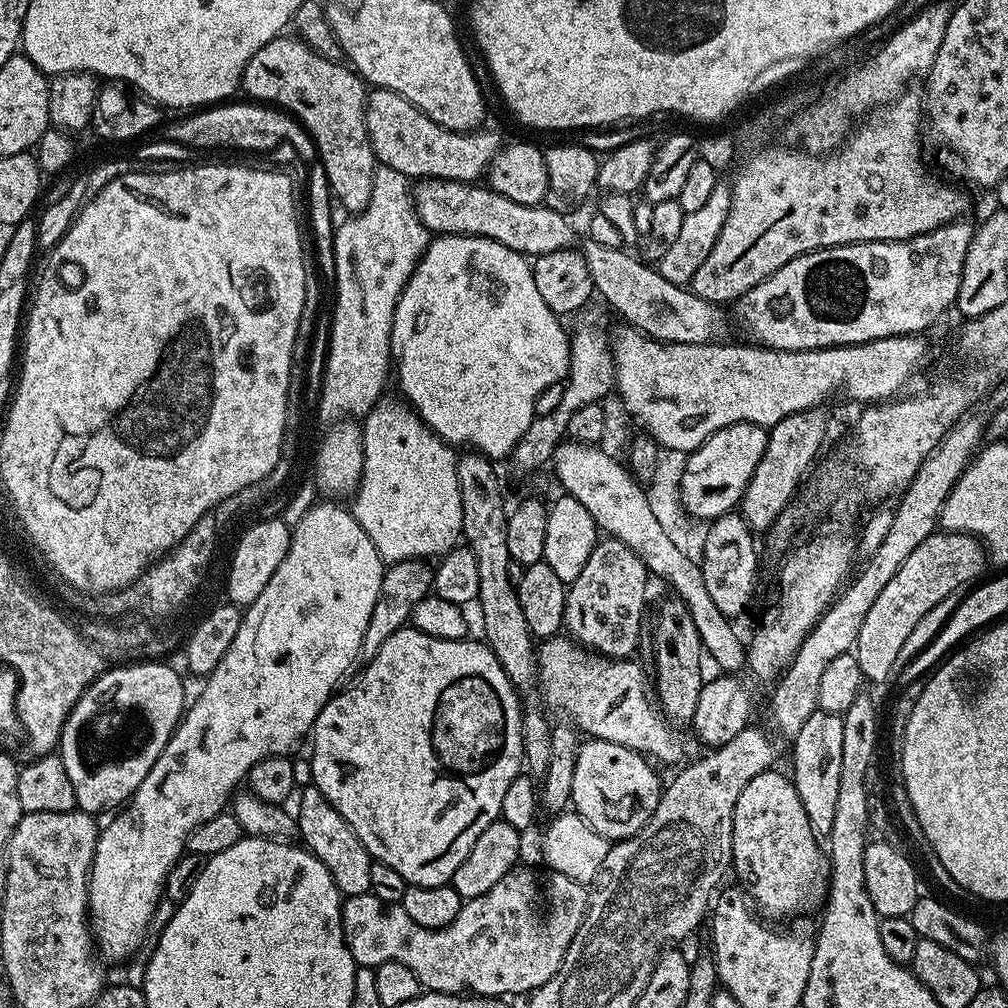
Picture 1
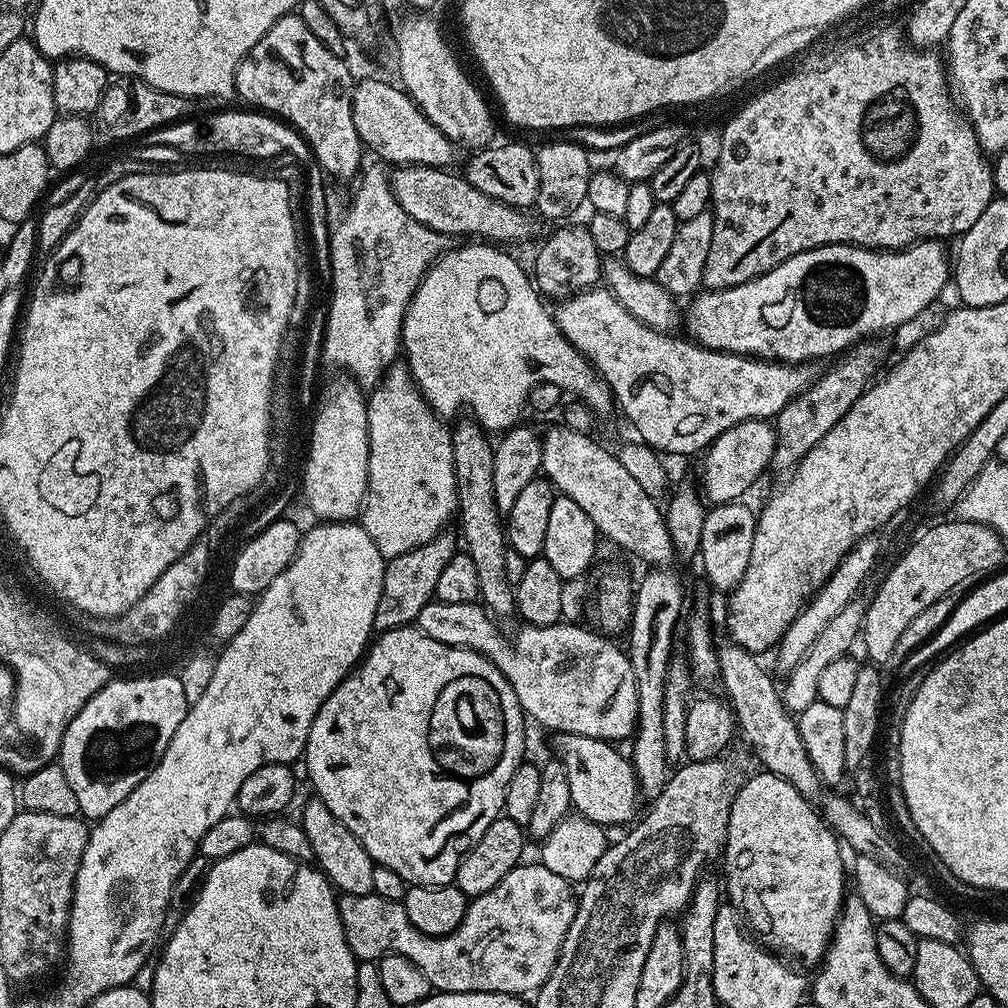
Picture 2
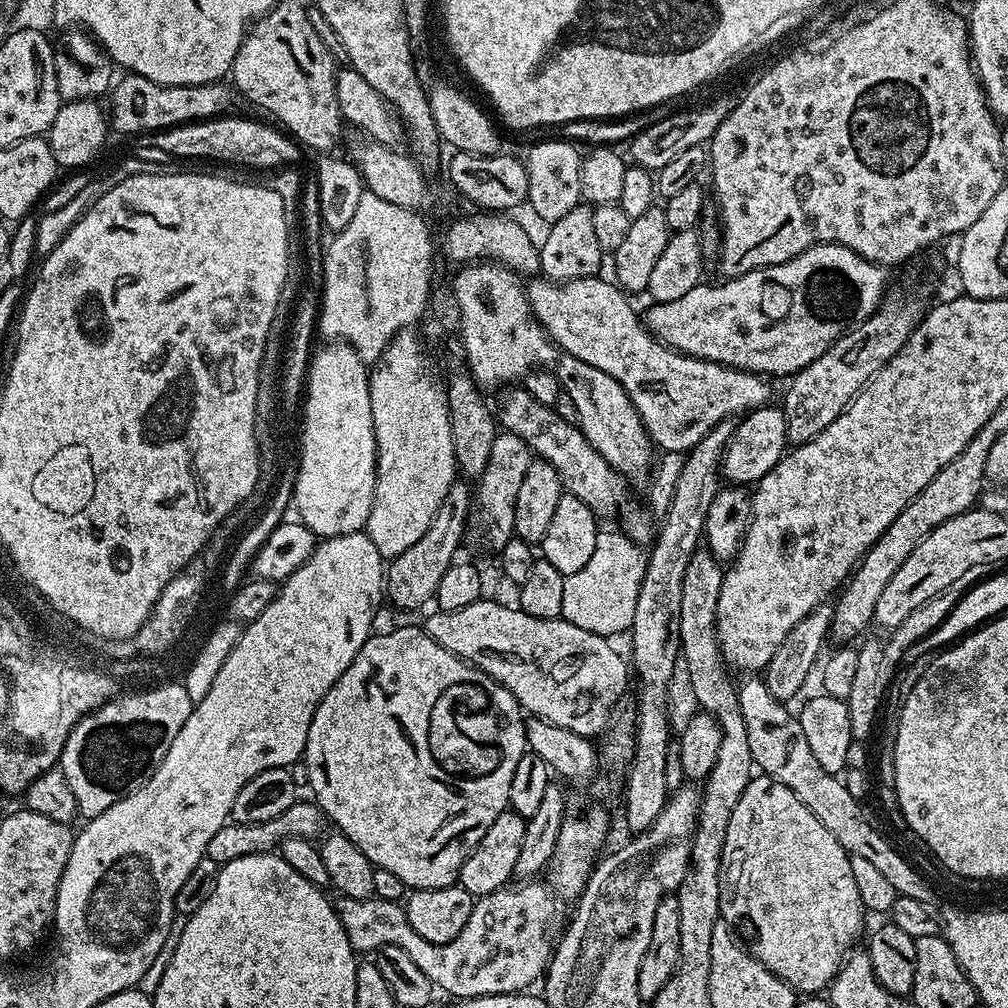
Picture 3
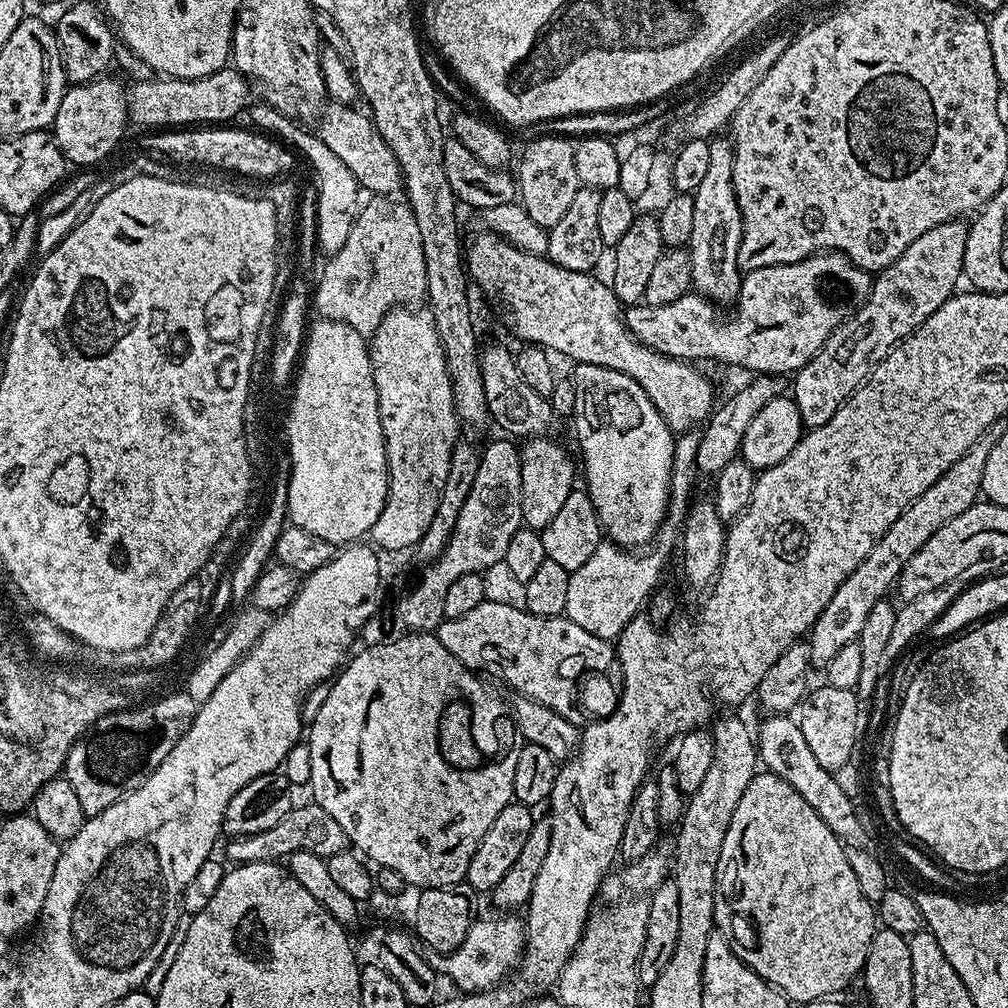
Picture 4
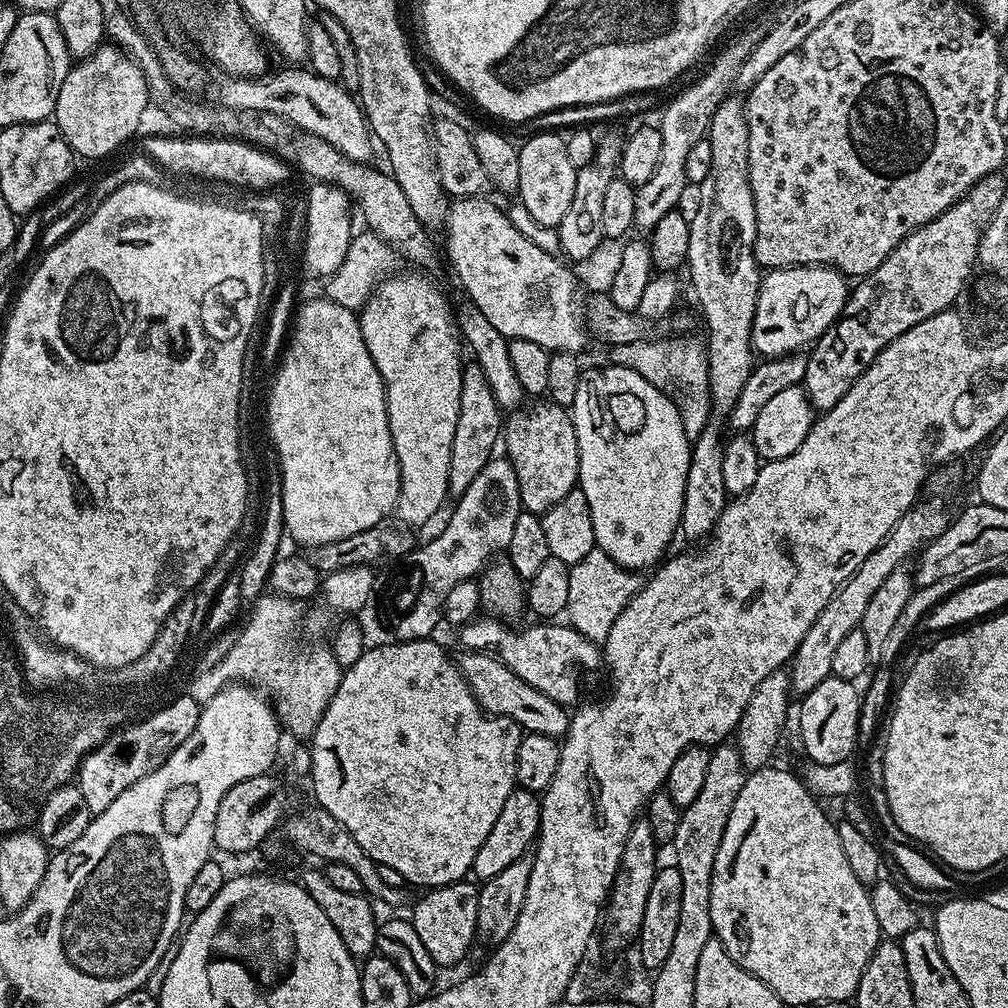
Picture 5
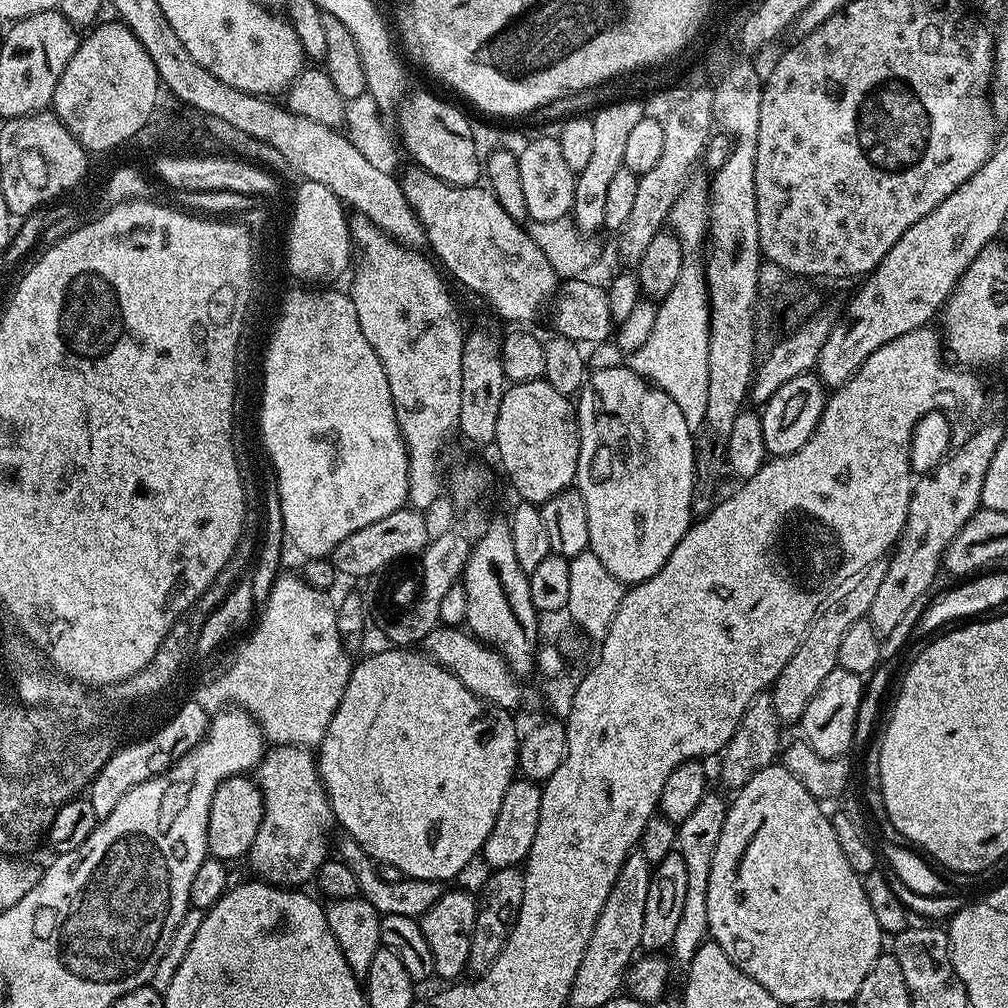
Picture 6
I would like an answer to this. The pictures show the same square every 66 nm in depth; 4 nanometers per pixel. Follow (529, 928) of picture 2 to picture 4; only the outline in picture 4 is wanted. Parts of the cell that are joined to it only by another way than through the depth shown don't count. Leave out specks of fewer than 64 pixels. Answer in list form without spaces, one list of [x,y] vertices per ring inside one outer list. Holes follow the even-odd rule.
[[[492,914],[485,920],[473,919],[466,938],[462,938],[462,946],[458,950],[441,954],[429,951],[427,953],[428,965],[436,969],[441,977],[449,976],[457,984],[461,993],[487,992],[495,988],[505,978],[512,975],[524,957],[524,937],[526,924],[516,914]]]

